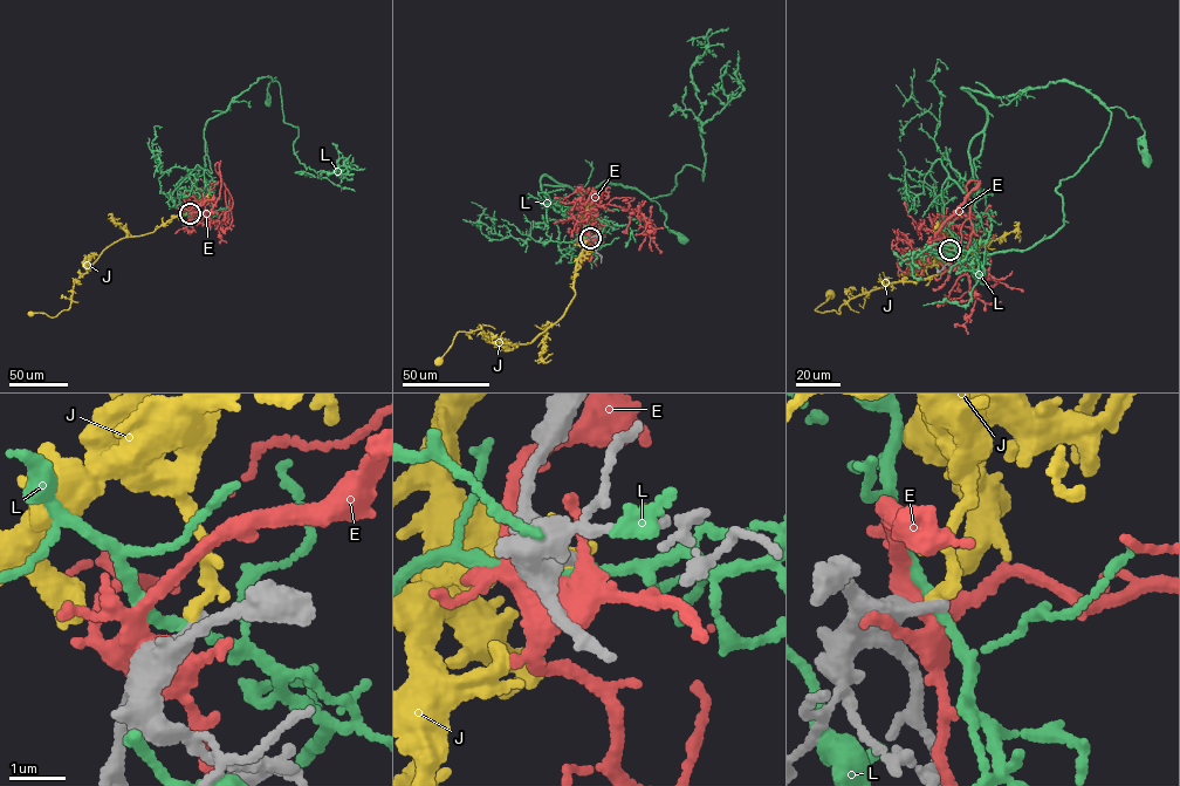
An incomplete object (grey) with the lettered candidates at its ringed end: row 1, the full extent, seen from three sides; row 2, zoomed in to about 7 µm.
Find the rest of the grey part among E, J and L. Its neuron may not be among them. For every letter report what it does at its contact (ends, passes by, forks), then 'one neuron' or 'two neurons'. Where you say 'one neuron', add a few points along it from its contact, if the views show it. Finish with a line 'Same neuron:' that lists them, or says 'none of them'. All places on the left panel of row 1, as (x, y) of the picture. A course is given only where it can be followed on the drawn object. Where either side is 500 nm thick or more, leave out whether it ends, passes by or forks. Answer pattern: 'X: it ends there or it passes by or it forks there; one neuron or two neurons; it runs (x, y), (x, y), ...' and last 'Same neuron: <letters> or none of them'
E: it forks there; two neurons
J: it ends there; two neurons
L: it passes by; two neurons
Same neuron: none of them

